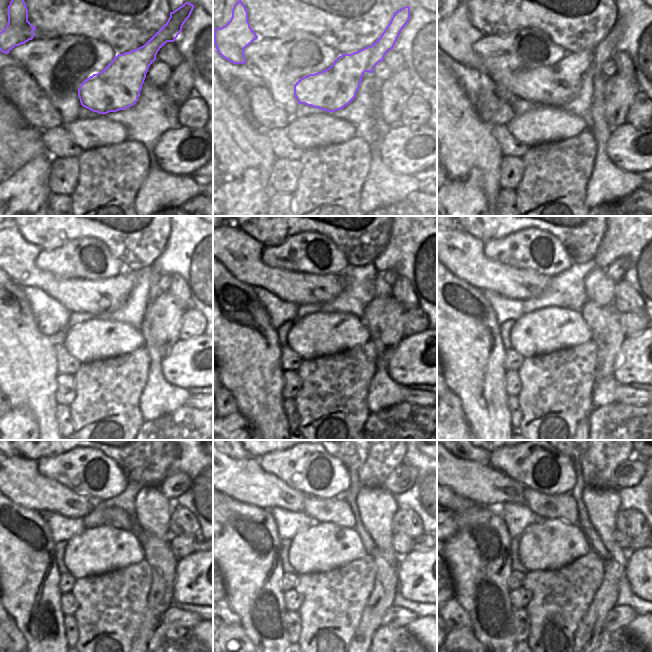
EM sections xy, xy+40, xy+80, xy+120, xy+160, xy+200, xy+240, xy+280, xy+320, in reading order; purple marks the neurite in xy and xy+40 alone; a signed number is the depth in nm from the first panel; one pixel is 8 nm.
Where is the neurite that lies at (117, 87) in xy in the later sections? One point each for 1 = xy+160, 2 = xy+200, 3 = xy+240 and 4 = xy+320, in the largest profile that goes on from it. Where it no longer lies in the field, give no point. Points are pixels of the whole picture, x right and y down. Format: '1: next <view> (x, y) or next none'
1: next xy+160 (239, 253)
2: next xy+200 (463, 254)
3: next xy+240 (18, 478)
4: next xy+320 (484, 485)

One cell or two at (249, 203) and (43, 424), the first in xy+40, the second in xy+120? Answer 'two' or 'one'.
two

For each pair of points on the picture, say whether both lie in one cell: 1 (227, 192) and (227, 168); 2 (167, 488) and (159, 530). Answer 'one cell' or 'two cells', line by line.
1: two cells
2: two cells

